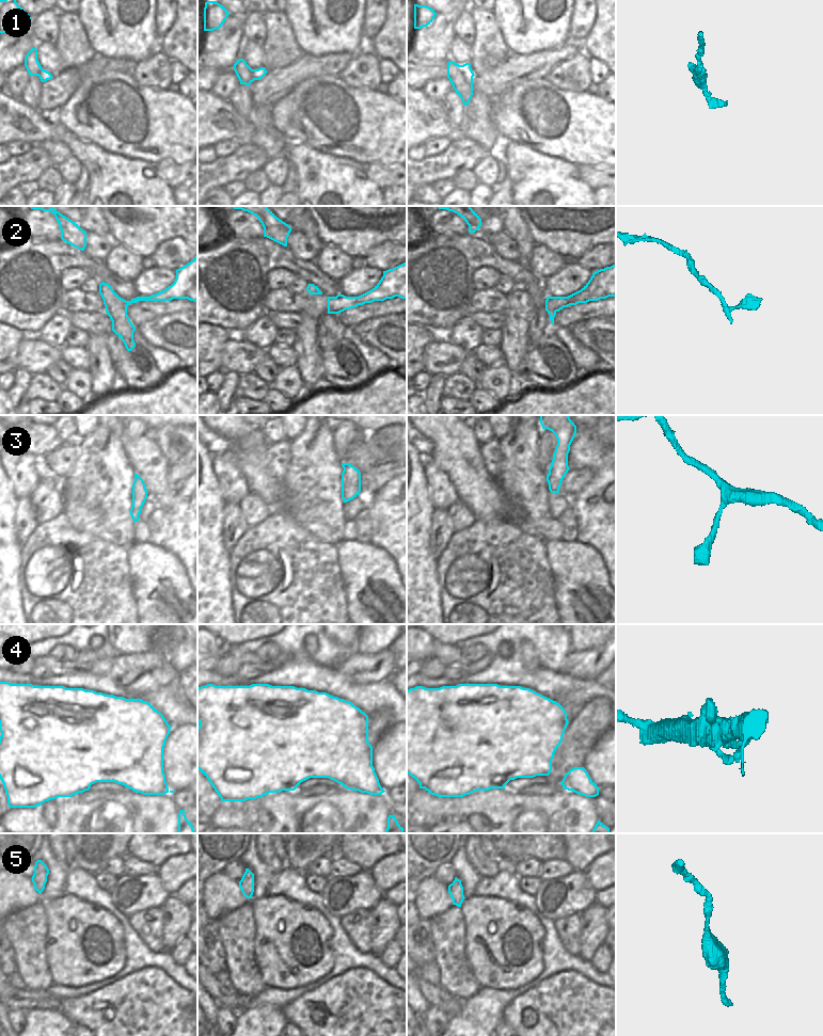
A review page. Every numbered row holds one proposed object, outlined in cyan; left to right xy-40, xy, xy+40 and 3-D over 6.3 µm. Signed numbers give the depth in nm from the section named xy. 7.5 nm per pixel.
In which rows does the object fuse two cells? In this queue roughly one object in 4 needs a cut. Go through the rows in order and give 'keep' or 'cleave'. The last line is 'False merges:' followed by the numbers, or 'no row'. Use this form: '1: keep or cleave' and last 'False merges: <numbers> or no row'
1: keep
2: cleave
3: keep
4: keep
5: keep
False merges: 2

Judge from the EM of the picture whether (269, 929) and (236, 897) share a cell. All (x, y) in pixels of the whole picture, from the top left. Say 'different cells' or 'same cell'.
different cells

